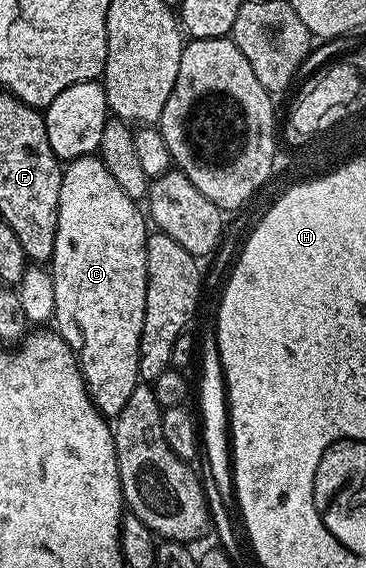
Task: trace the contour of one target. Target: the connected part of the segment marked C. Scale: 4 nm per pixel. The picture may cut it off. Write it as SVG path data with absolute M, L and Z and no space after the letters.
M98 154L94 155L83 155L79 159L72 159L66 164L65 170L63 172L63 188L61 189L61 197L59 198L59 228L55 234L55 254L53 256L53 263L56 263L59 266L59 271L57 270L58 278L61 280L63 278L63 283L67 286L67 291L71 294L71 303L75 306L75 323L79 326L79 335L83 338L83 355L81 351L81 370L83 373L83 378L87 380L88 390L91 392L91 396L94 399L96 406L100 411L103 412L104 416L107 417L118 417L121 412L125 409L129 400L131 400L131 395L135 391L136 387L140 386L141 376L139 373L139 355L142 354L142 337L143 337L143 326L145 325L145 315L147 309L147 237L149 234L149 228L147 228L147 223L149 227L149 219L146 214L143 215L139 212L140 205L134 198L131 198L127 195L126 189L118 183L117 179L114 177L114 174L109 170L106 164L103 162L102 158Z

